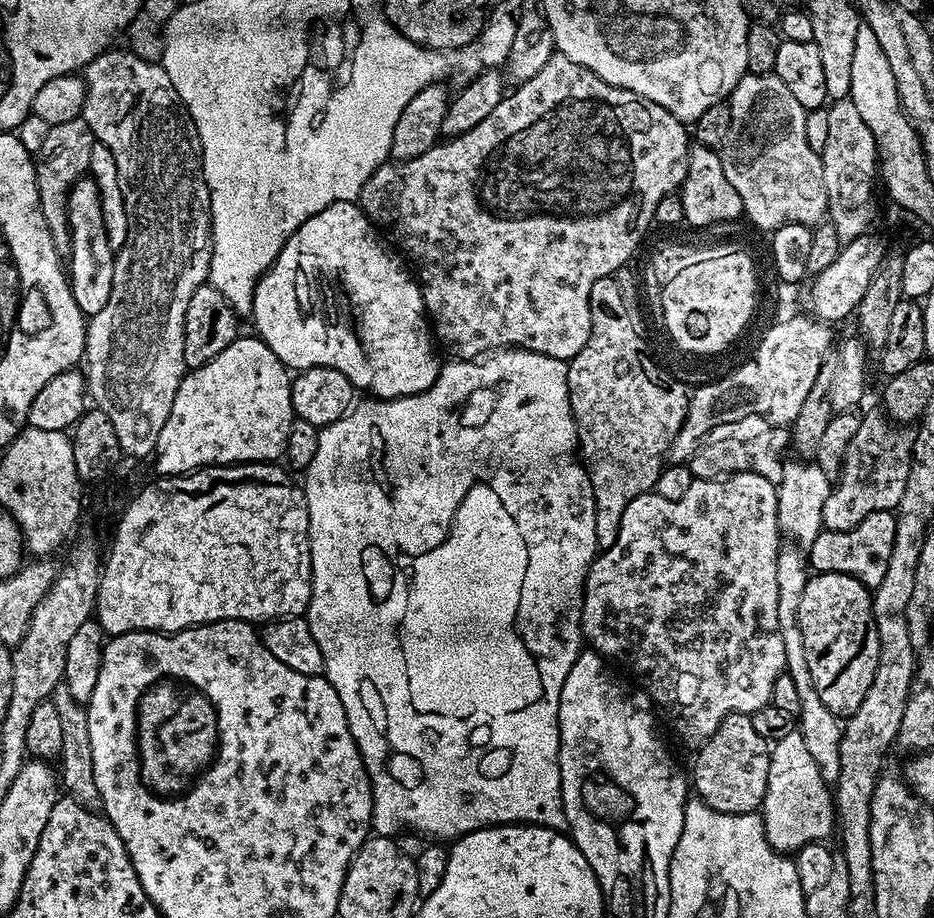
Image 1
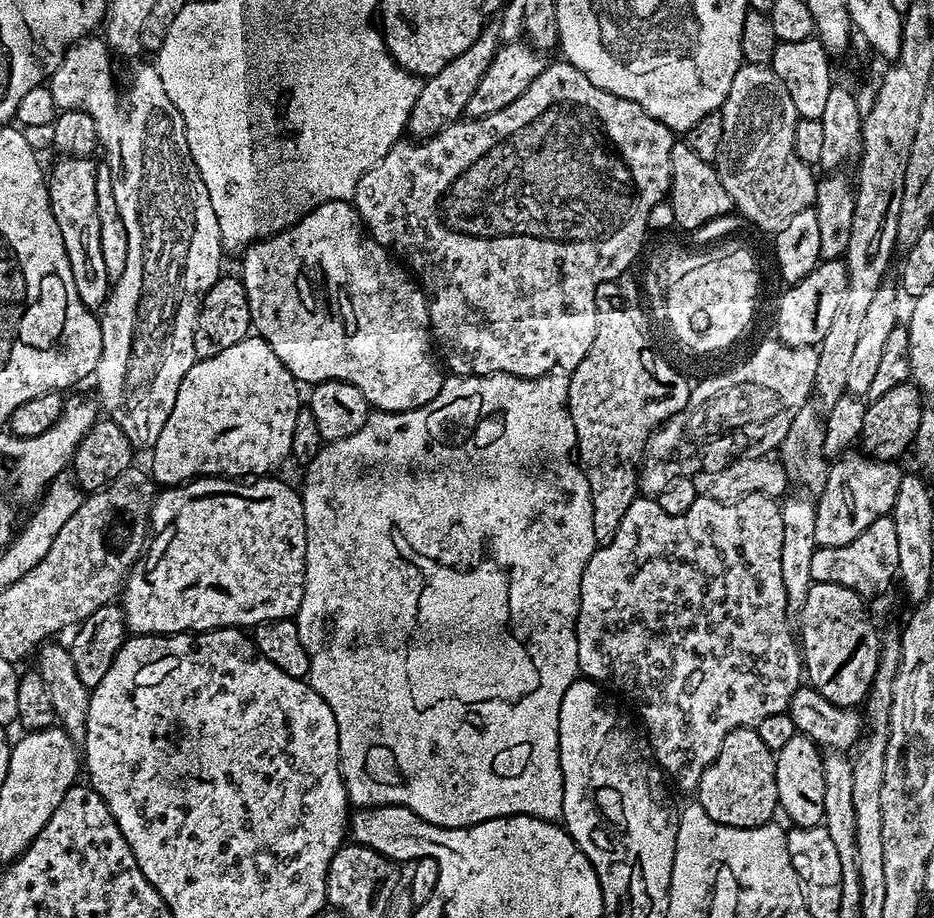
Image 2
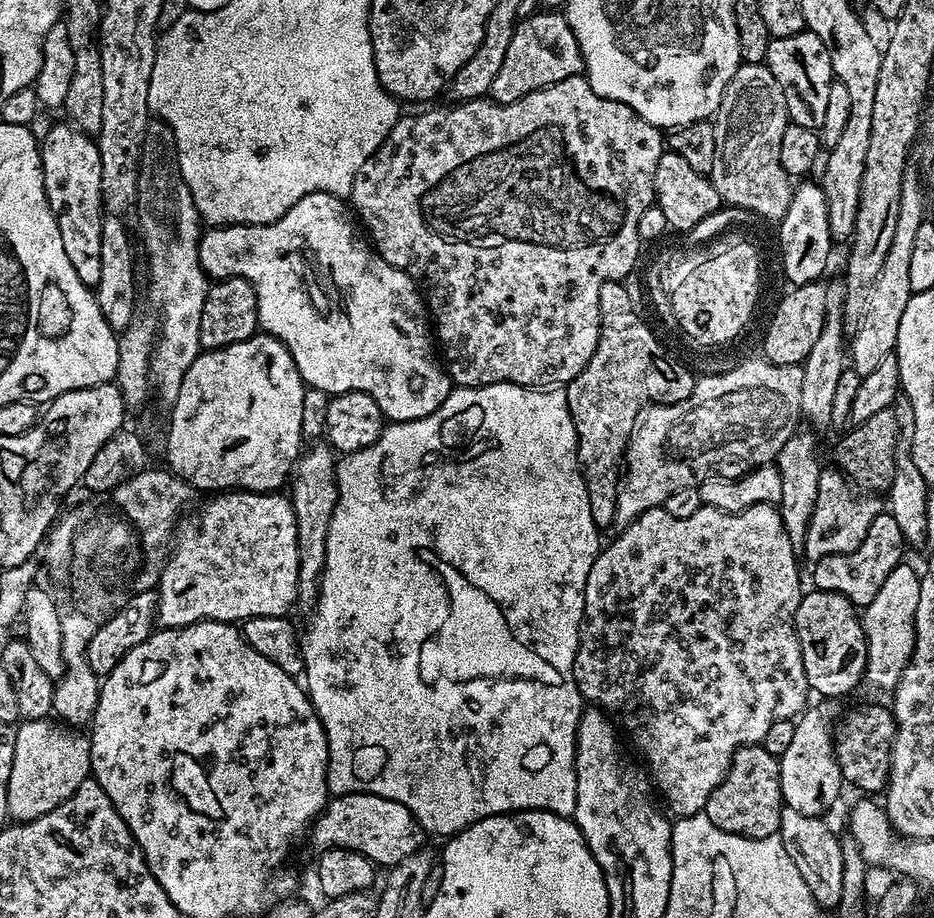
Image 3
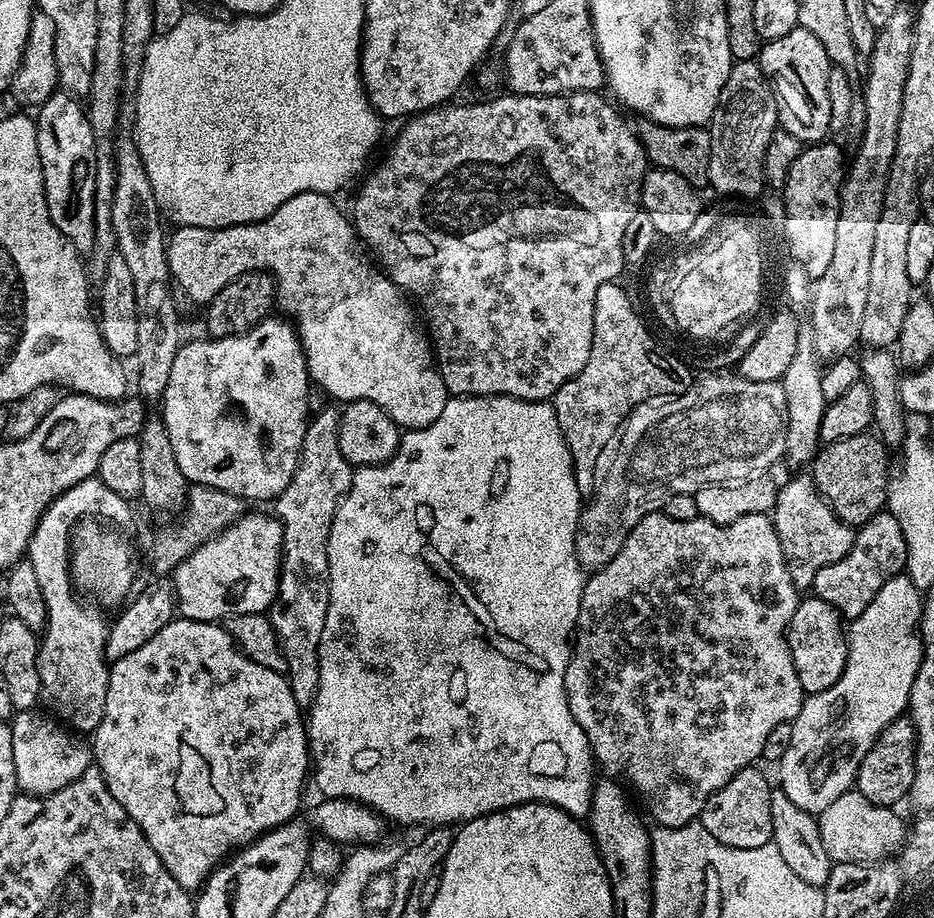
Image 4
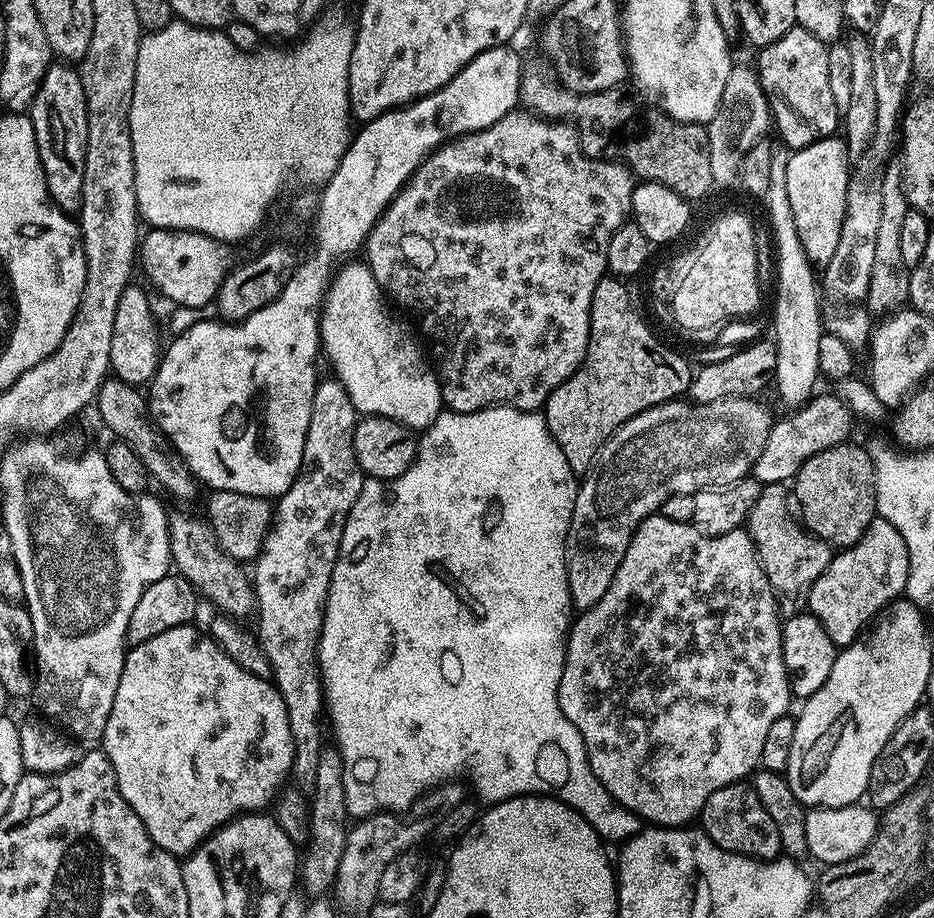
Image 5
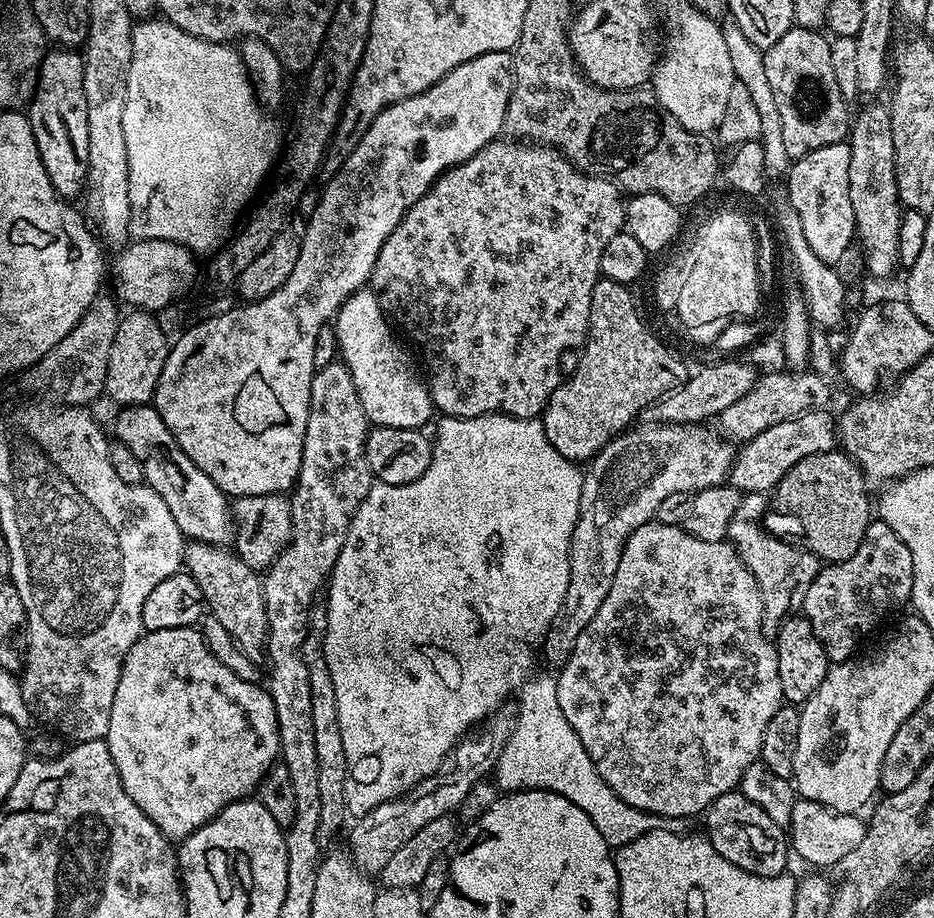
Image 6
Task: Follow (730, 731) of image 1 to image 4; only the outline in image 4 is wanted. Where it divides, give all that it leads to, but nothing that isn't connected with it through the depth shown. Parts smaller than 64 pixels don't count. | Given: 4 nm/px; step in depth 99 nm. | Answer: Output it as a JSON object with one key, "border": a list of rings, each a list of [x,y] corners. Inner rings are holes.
{"border":[[[749,766],[738,770],[738,774],[734,774],[734,778],[730,778],[730,782],[726,782],[726,786],[722,786],[722,790],[718,790],[706,802],[706,806],[700,811],[698,823],[706,826],[706,830],[710,830],[710,834],[714,834],[714,838],[718,838],[718,842],[722,842],[722,846],[734,846],[742,850],[754,850],[758,846],[766,846],[772,843],[772,819],[770,818],[770,798],[772,797],[773,785],[768,785],[768,780],[759,772],[759,767]]]}

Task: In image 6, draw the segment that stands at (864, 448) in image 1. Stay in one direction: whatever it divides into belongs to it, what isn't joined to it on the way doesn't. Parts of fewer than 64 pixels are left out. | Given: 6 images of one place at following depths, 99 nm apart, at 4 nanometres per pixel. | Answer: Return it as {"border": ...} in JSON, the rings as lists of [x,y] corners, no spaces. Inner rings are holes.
{"border":[[[743,493],[738,502],[738,510],[734,510],[734,518],[730,518],[726,539],[729,544],[736,547],[737,554],[750,570],[750,574],[754,574],[754,582],[758,582],[764,615],[762,627],[765,633],[772,634],[789,616],[803,609],[806,590],[810,590],[810,582],[814,582],[814,578],[819,574],[822,561],[807,548],[797,546],[787,539],[773,536],[767,528],[757,523],[763,521],[764,514],[769,511],[769,508],[770,500],[765,493]]]}

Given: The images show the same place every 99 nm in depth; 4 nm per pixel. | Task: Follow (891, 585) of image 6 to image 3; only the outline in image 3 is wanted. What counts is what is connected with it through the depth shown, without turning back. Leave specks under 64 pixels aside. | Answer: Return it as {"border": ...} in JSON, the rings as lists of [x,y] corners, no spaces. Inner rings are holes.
{"border":[[[885,510],[874,518],[874,522],[870,522],[870,530],[866,530],[866,538],[862,538],[862,546],[858,546],[858,550],[846,554],[830,554],[811,565],[811,587],[822,592],[842,594],[857,609],[863,610],[870,602],[874,602],[890,570],[894,570],[894,566],[905,559],[904,551],[906,545],[902,530],[898,530],[898,522],[894,522],[894,518]]]}

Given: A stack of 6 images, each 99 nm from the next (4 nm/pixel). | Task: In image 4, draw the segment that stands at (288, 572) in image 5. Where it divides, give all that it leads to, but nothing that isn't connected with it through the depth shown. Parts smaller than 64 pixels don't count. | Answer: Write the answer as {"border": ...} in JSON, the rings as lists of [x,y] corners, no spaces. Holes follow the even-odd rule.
{"border":[[[335,407],[324,408],[315,416],[316,413],[307,421],[300,447],[300,460],[290,478],[290,486],[286,486],[286,490],[282,490],[282,494],[274,501],[274,515],[284,531],[284,553],[280,556],[280,581],[276,601],[267,613],[268,621],[274,626],[274,634],[278,634],[282,654],[286,654],[286,675],[290,690],[294,694],[294,702],[298,702],[302,710],[311,709],[318,694],[318,646],[322,642],[322,629],[326,627],[326,610],[330,602],[330,526],[340,508],[341,500],[350,490],[354,471],[353,465],[346,458],[342,458],[342,450],[338,450],[339,411]]]}

